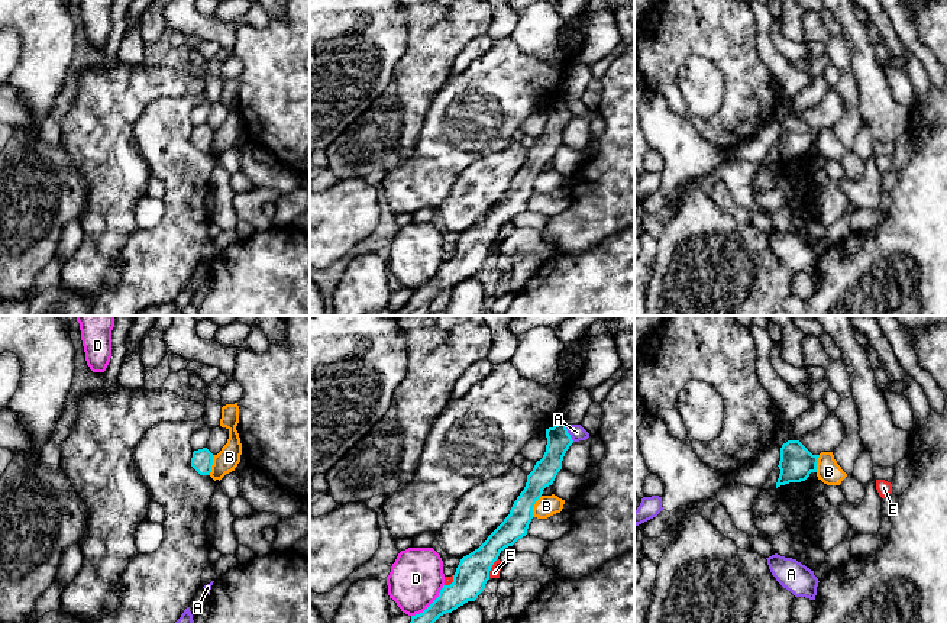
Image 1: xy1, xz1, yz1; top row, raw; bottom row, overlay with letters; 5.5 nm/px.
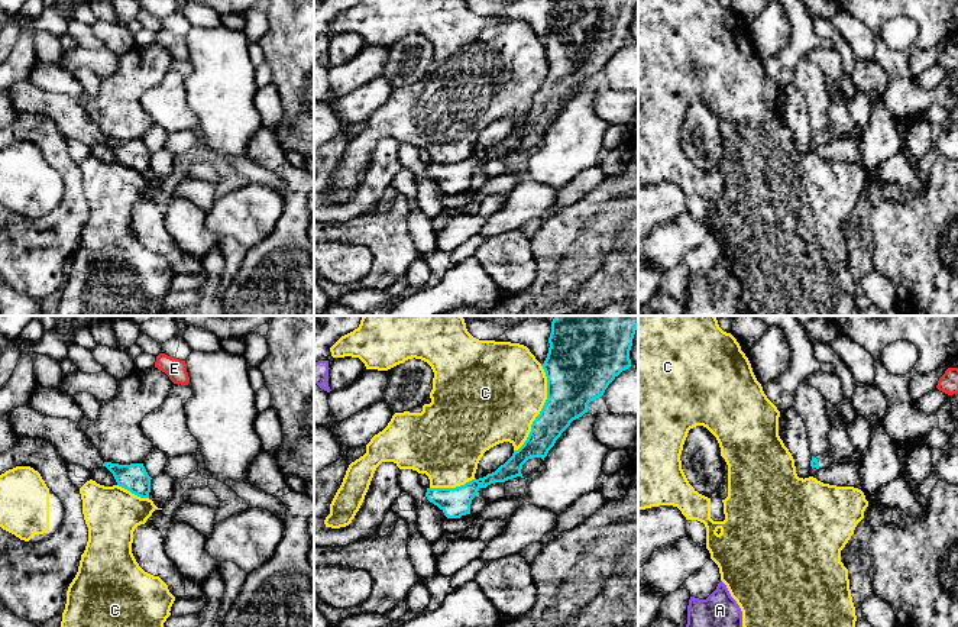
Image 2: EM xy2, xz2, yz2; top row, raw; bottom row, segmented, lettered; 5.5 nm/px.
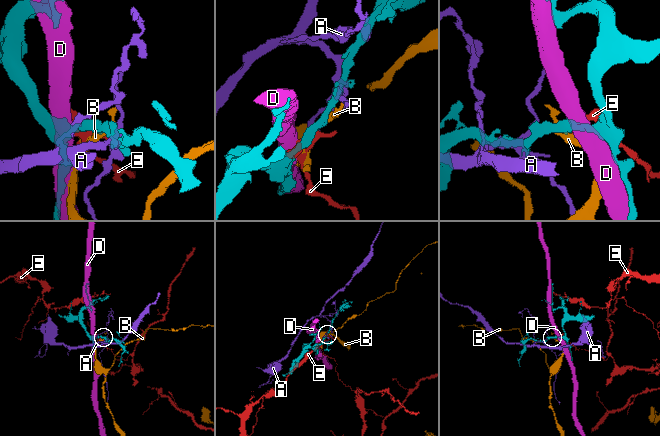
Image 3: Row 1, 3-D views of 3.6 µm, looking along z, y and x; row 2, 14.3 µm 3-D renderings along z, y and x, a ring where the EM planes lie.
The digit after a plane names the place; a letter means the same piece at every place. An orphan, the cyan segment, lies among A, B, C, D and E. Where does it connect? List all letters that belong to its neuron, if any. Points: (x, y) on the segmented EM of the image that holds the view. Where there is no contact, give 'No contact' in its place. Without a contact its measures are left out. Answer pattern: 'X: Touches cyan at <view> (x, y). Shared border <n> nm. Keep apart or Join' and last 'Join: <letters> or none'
A: Touches cyan at xz1 (568, 433). Shared border 100 nm. Keep apart
B: Touches cyan at xz1 (533, 506). Shared border 130 nm. Keep apart
C: Touches cyan at xz2 (541, 409). Shared border 500 nm. Keep apart
D: Touches cyan at xz1 (432, 603). Shared border 260 nm. Keep apart
E: Touches cyan at xz1 (491, 567). Shared border 120 nm. Keep apart
Join: none

